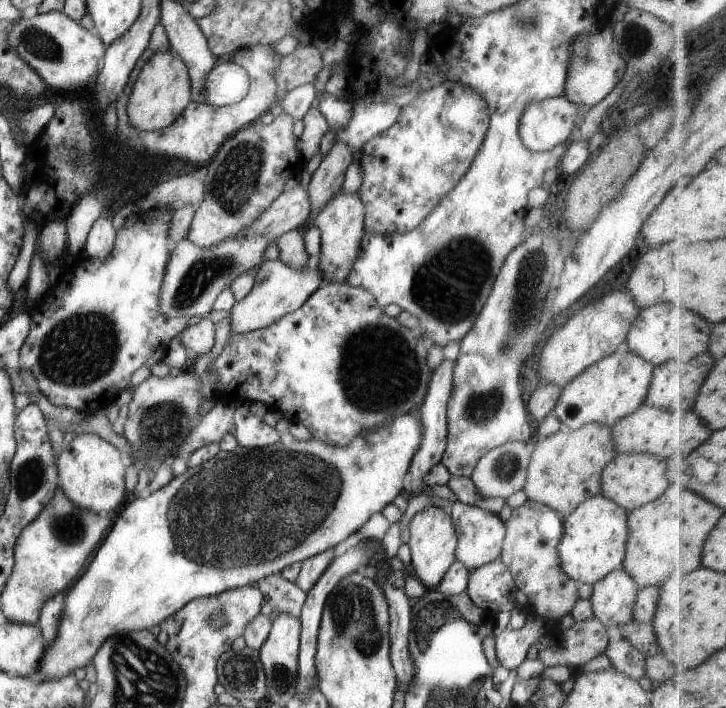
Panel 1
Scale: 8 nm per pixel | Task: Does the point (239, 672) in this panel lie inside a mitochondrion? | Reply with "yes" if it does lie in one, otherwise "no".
yes

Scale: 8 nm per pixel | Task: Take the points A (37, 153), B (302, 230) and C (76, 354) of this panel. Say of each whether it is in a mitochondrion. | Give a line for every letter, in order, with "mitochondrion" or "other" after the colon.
A: other
B: other
C: mitochondrion

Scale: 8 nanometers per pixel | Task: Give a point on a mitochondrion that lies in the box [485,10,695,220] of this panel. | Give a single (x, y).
(635, 37)

